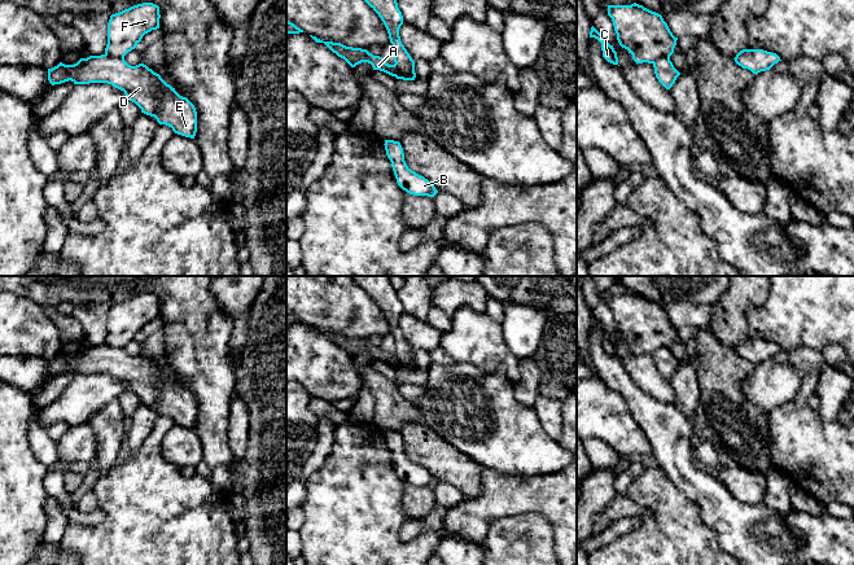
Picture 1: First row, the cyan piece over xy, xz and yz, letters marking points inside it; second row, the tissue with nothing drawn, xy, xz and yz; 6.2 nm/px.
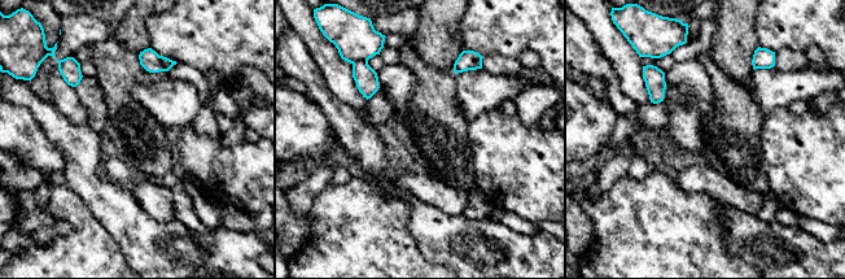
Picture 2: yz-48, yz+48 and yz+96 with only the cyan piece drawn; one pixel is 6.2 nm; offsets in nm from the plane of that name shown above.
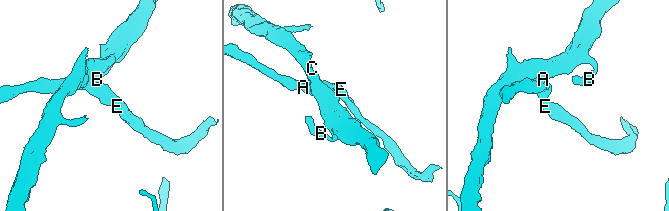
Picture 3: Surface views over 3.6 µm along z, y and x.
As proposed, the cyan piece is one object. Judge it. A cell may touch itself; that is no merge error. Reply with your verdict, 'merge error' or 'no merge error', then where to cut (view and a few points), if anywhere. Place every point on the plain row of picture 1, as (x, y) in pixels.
merge error; cut xy (105, 344), (123, 349)

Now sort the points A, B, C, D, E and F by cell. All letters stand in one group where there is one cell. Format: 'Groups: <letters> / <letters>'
Groups: A D E / B C F

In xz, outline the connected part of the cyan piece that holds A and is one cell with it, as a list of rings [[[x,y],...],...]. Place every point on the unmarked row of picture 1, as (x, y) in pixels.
[[[310,325],[316,333],[324,333],[333,343],[336,343],[338,347],[343,349],[351,358],[355,358],[356,355],[362,352],[368,352],[372,355],[373,360],[384,362],[391,367],[395,367],[399,369],[400,367],[400,359],[394,354],[389,355],[384,351],[380,346],[373,346],[367,340],[362,338],[352,338],[346,337],[341,333],[333,333],[333,332],[323,332],[317,329],[316,327]]]

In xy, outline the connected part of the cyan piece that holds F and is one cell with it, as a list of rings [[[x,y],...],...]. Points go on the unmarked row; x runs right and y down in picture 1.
[[[153,293],[137,294],[111,305],[108,314],[105,345],[124,349],[145,324],[159,319],[159,308],[159,297]]]

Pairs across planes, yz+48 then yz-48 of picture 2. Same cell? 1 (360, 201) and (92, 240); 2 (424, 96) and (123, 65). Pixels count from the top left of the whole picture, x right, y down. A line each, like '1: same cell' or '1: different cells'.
1: same cell
2: same cell

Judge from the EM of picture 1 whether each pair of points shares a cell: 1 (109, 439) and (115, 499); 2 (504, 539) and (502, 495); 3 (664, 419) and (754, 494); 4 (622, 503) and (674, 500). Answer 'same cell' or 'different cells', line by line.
1: different cells
2: different cells
3: different cells
4: different cells

